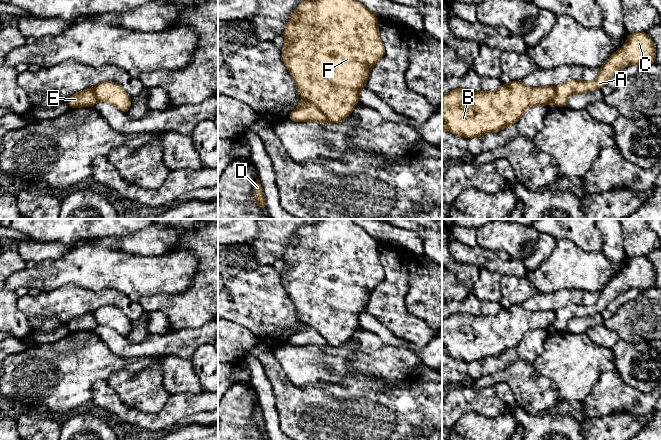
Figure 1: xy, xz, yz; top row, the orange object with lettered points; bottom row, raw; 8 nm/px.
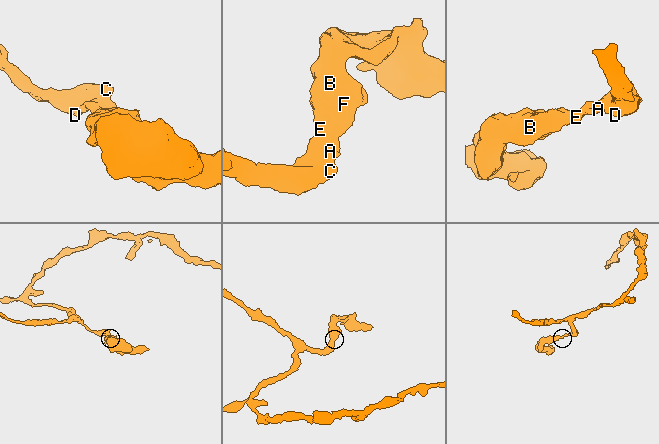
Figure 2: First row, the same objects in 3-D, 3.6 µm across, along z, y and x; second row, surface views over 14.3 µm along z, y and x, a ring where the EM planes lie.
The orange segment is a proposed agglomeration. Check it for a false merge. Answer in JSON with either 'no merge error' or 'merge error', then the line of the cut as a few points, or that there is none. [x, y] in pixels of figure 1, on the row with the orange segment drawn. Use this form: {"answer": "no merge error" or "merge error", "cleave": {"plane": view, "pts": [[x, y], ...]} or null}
{"answer": "merge error", "cleave": {"plane": "xz", "pts": [[304, 99], [313, 103], [329, 120]]}}

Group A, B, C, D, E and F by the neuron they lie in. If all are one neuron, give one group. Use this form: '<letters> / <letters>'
A C D E / B F

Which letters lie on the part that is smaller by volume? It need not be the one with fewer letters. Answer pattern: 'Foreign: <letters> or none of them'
Foreign: B, F

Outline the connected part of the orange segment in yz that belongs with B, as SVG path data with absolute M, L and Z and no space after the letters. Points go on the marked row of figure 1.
M521 81L501 84L495 91L471 91L457 88L442 96L442 130L467 139L499 132L515 124L525 111L536 105L548 106L556 95L556 87L529 87Z

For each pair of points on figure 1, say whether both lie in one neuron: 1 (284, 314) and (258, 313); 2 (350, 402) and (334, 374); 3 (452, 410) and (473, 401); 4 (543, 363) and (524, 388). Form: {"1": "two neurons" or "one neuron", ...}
{"1": "one neuron", "2": "two neurons", "3": "one neuron", "4": "two neurons"}

